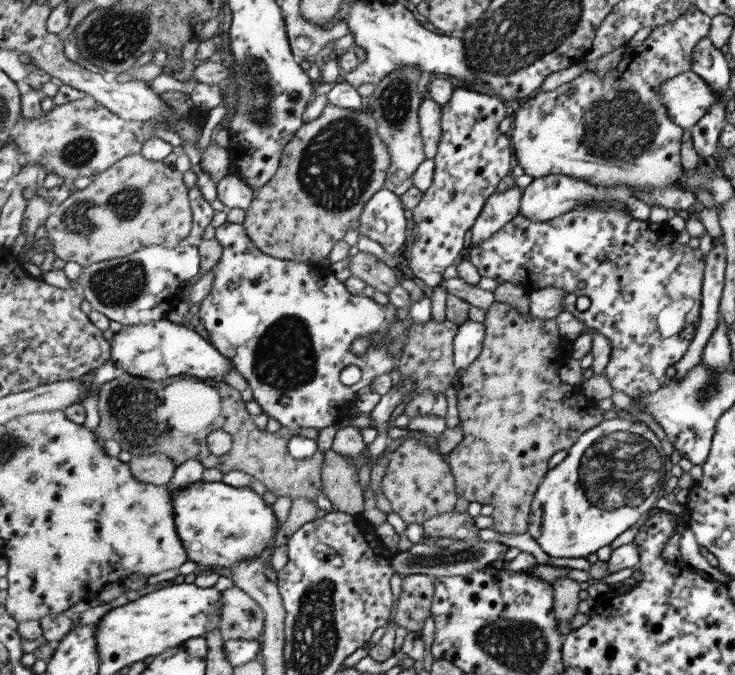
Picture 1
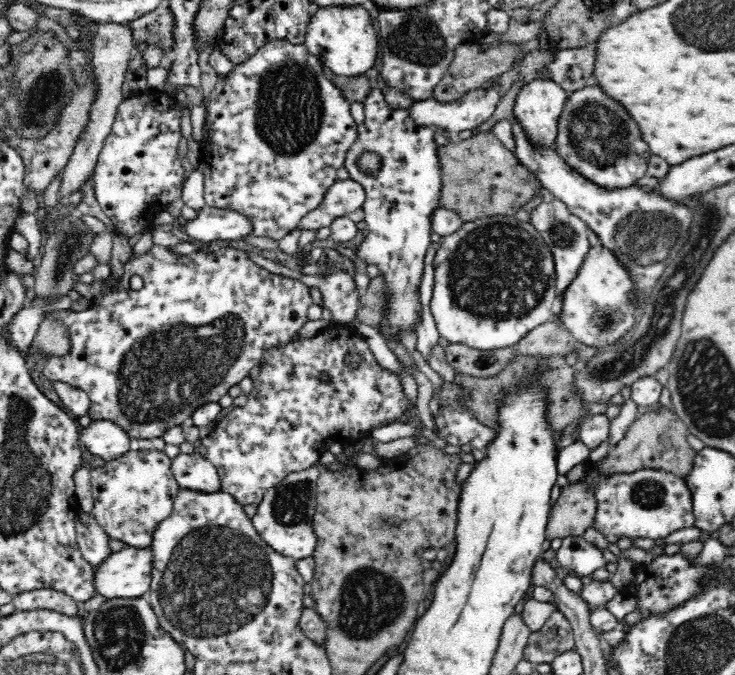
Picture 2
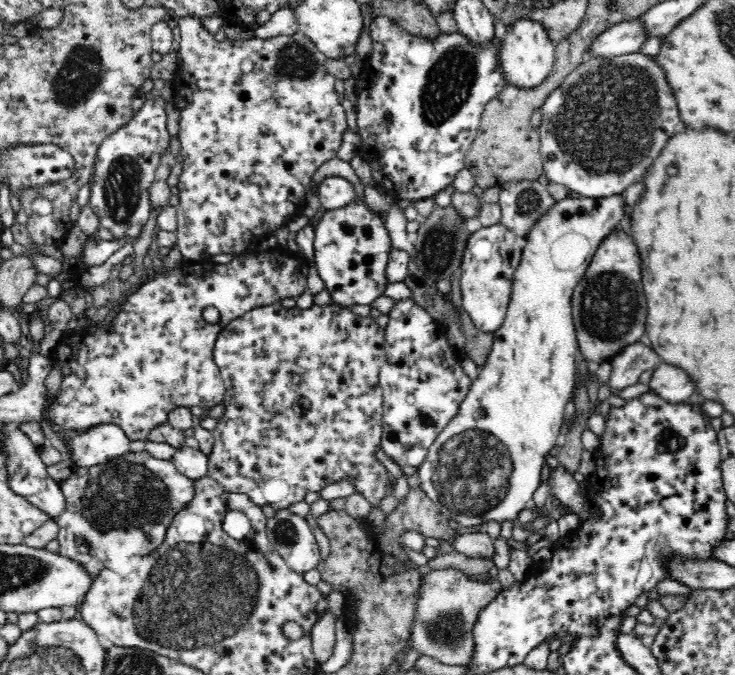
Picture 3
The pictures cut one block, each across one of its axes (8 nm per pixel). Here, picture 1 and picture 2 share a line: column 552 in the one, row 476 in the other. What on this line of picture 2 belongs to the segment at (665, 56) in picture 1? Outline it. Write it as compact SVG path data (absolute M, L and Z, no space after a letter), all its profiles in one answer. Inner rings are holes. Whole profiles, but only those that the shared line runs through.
M130 449L116 460L106 461L103 466L90 469L92 479L92 495L94 495L94 508L90 516L94 519L112 540L120 540L128 547L146 548L152 544L156 527L172 514L177 492L180 485L171 471L171 458L164 451Z

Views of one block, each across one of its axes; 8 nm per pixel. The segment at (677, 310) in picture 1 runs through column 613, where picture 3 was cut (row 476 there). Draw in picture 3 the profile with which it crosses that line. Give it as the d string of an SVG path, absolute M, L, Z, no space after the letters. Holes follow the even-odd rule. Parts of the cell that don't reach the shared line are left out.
M278 301L268 306L253 308L240 318L232 320L228 326L225 325L217 336L213 352L215 363L226 385L223 400L225 411L212 430L214 440L212 450L208 454L207 476L220 483L226 492L248 495L252 502L261 506L272 505L274 510L288 508L290 504L302 502L308 492L318 493L340 478L351 478L355 484L355 492L363 495L372 508L378 507L381 501L392 492L388 485L386 467L375 456L380 448L383 431L383 390L379 385L379 372L385 362L384 332L384 328L380 327L371 316L362 317L351 311L349 307L334 302L329 305L313 303L309 308L302 309L297 305L293 308L285 308Z

